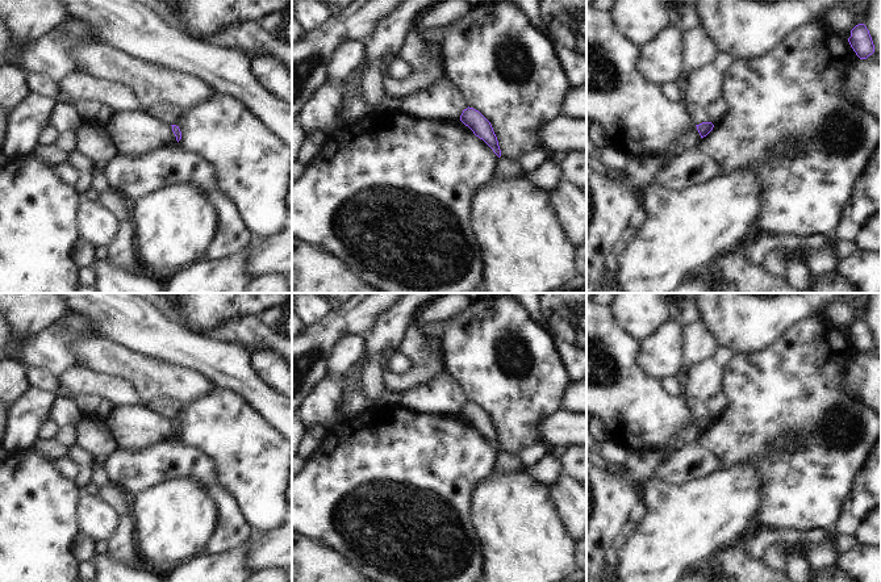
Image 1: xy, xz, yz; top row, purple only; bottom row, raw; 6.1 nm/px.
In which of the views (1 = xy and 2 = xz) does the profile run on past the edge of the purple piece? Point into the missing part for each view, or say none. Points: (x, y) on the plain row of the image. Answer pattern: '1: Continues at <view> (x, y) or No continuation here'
1: No continuation here
2: No continuation here

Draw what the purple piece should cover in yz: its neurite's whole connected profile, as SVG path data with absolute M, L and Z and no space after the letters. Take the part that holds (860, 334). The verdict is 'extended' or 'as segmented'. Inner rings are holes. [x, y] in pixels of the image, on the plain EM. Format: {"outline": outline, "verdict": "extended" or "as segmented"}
{"outline": "M859 318L851 325L848 336L860 353L867 353L874 347L872 331L864 318Z", "verdict": "as segmented"}

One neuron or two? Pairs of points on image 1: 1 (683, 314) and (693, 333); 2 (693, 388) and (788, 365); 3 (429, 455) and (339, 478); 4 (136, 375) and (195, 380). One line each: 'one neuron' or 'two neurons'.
1: two neurons
2: two neurons
3: one neuron
4: one neuron

